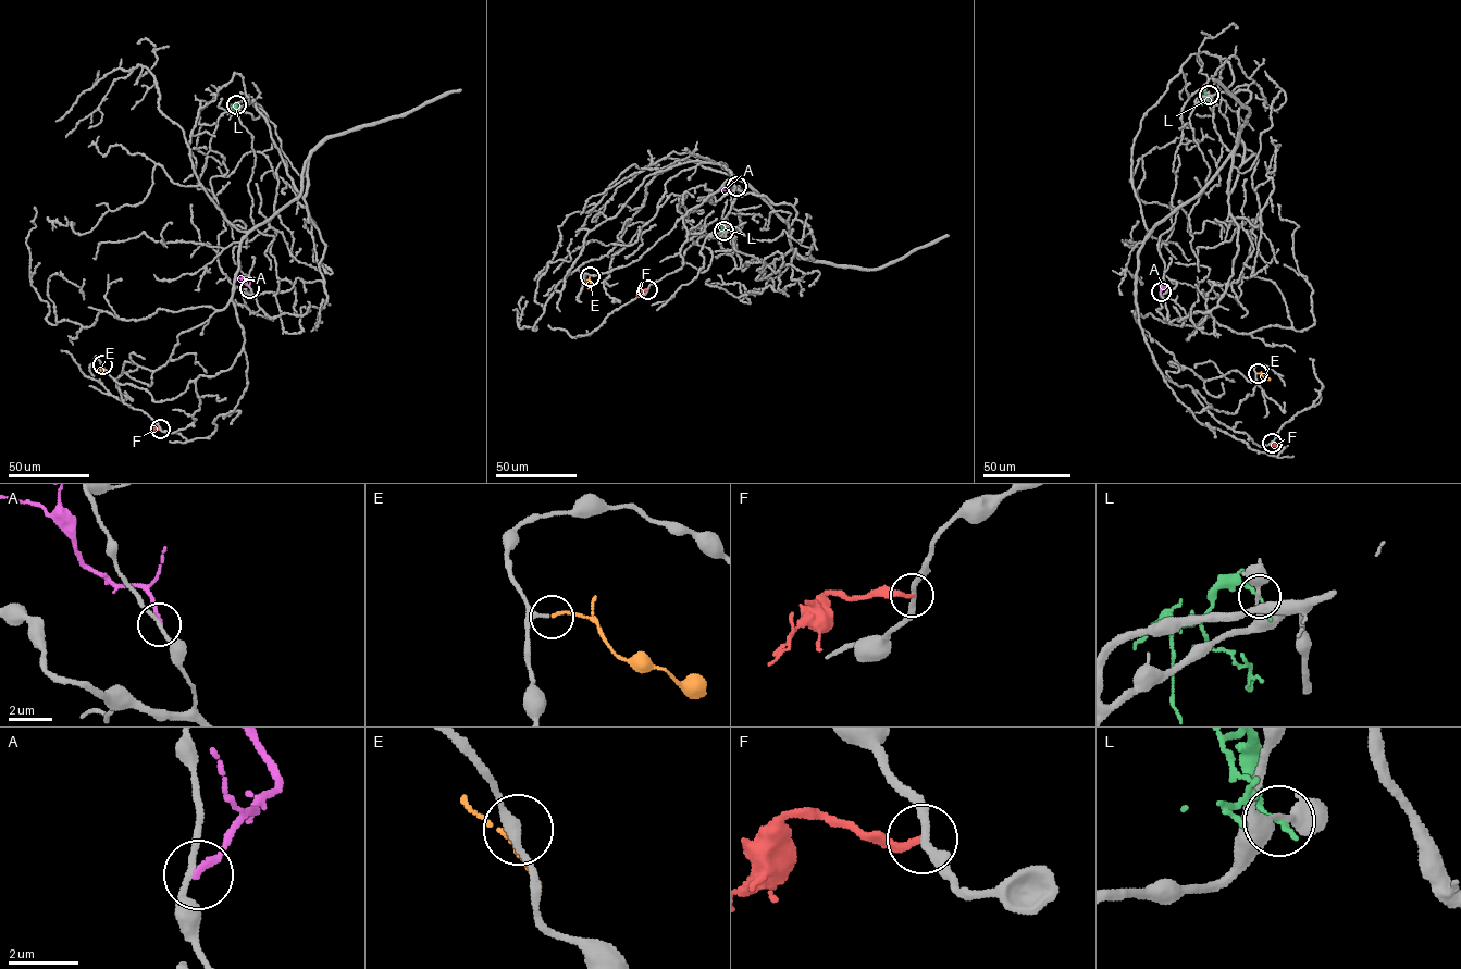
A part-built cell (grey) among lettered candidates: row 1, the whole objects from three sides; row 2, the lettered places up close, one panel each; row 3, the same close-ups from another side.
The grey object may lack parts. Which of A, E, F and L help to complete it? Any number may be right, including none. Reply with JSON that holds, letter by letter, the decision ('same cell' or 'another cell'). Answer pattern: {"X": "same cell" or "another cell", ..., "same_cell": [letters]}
{"A": "another cell", "E": "same cell", "F": "another cell", "L": "another cell", "same_cell": ["E"]}

